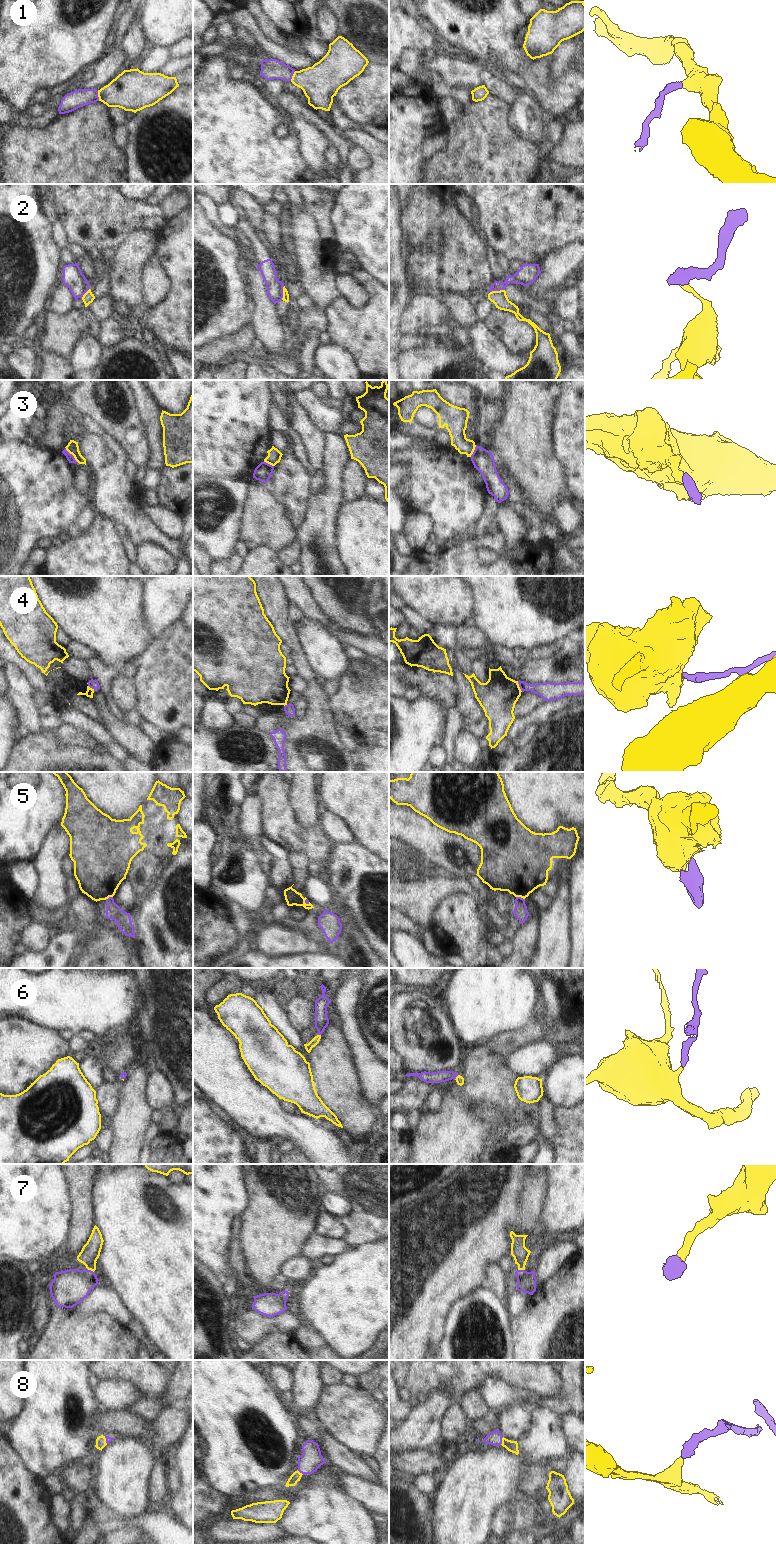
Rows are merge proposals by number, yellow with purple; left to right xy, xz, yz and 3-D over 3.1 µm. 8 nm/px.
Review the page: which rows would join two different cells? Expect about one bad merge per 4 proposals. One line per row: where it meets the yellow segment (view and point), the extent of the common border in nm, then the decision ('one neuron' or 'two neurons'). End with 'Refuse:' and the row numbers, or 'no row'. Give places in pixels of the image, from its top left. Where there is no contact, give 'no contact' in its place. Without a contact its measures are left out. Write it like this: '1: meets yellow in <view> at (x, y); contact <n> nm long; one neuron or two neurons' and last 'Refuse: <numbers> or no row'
1: meets yellow in xy at (98, 96); contact 80 nm long; one neuron
2: meets yellow in yz at (497, 291); contact 120 nm long; two neurons
3: meets yellow in xy at (72, 454); contact 180 nm long; two neurons
4: meets yellow in yz at (518, 686); contact 100 nm long; two neurons
5: meets yellow in yz at (520, 896); contact 80 nm long; two neurons
6: meets yellow in yz at (456, 1077); contact 50 nm long; one neuron
7: meets yellow in xy at (90, 1269); contact 70 nm long; one neuron
8: meets yellow in yz at (502, 1441); contact 70 nm long; one neuron
Refuse: 2, 3, 4, 5

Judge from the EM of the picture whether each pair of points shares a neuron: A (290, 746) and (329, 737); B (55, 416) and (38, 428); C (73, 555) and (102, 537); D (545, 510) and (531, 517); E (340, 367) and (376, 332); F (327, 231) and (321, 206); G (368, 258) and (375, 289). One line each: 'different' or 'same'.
A: same
B: different
C: same
D: different
E: different
F: same
G: different

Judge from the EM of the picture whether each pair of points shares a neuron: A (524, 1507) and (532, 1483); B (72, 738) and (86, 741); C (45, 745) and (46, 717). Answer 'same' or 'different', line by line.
A: different
B: same
C: different

